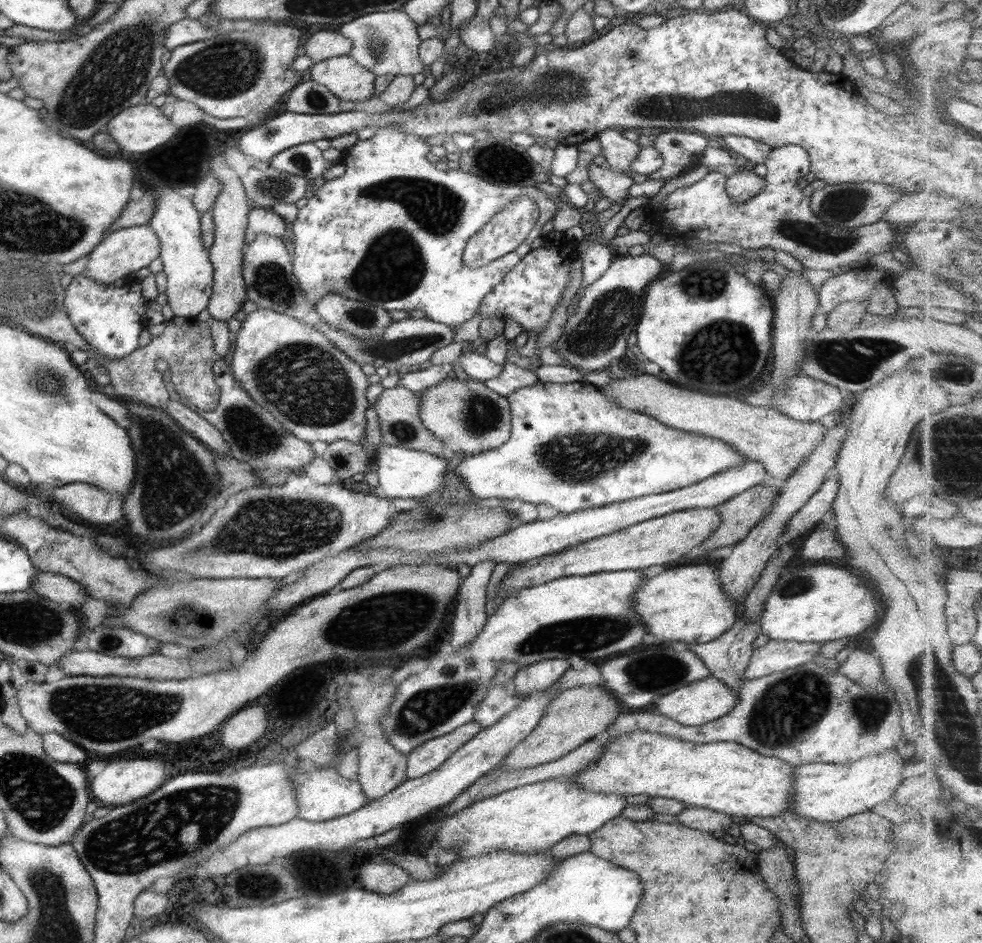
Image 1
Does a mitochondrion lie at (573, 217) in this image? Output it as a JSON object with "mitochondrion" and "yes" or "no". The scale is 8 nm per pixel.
{"mitochondrion":"no"}

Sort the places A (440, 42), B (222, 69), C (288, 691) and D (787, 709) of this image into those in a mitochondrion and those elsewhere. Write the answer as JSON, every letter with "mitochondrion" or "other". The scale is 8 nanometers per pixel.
{"A":"other","B":"mitochondrion","C":"other","D":"mitochondrion"}

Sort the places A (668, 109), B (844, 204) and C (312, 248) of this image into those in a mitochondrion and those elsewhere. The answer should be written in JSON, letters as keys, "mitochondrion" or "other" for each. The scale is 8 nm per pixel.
{"A":"mitochondrion","B":"mitochondrion","C":"other"}

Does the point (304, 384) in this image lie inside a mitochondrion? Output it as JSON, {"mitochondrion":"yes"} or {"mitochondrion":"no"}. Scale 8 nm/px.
{"mitochondrion":"yes"}

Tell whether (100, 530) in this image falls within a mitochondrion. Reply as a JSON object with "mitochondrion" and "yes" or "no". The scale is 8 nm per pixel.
{"mitochondrion":"no"}

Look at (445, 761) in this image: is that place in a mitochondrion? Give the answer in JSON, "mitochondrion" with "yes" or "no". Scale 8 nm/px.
{"mitochondrion":"no"}

